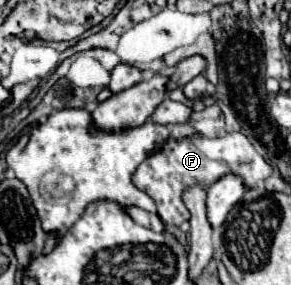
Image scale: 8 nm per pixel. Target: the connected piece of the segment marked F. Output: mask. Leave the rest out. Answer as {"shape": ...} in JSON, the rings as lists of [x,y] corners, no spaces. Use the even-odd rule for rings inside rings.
{"shape":[[[226,133],[224,137],[214,137],[214,139],[190,137],[180,143],[168,139],[168,143],[158,153],[150,155],[144,163],[138,165],[138,169],[132,175],[132,181],[138,189],[142,189],[156,201],[158,217],[164,221],[164,225],[178,227],[190,219],[190,213],[182,203],[182,191],[194,183],[202,183],[208,187],[226,173],[240,175],[244,179],[246,189],[252,189],[256,183],[272,175],[272,165],[264,161],[264,157],[254,149],[254,145],[242,133]]]}

